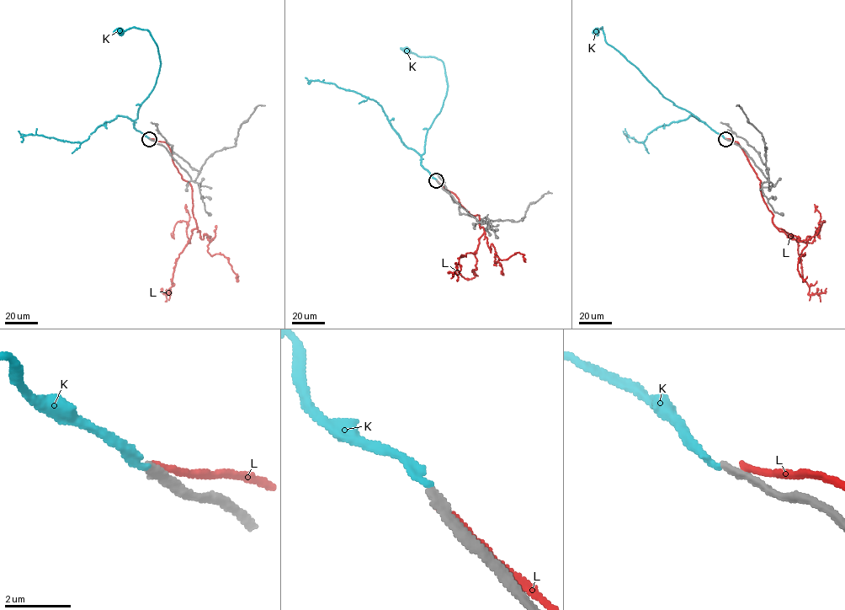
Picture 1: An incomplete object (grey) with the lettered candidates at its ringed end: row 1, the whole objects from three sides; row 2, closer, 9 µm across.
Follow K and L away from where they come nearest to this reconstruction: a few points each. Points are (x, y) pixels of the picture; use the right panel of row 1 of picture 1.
K: (725, 138), (665, 98), (635, 66), (608, 45), (602, 27), (596, 31)
L: (726, 139), (739, 144), (760, 179), (773, 224), (807, 241), (797, 266), (807, 276)

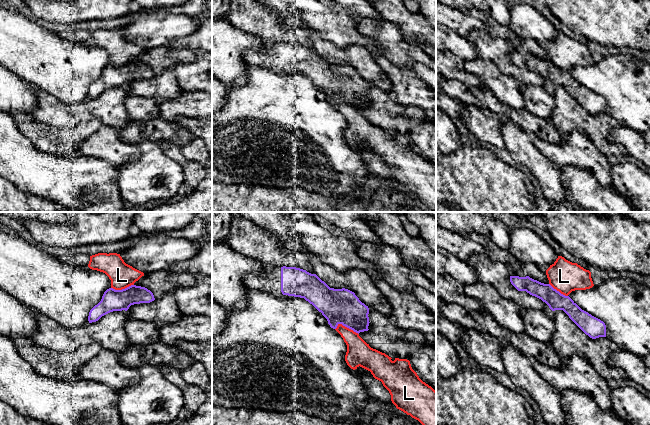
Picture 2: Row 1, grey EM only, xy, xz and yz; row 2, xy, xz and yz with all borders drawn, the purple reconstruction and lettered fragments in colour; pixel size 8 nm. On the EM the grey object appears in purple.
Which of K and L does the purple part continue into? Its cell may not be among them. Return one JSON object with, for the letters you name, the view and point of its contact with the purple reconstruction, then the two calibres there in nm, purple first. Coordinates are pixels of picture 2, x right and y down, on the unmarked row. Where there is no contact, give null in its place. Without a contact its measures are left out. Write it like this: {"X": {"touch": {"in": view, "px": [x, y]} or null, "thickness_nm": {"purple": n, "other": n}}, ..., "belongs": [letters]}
{"belongs": []}

